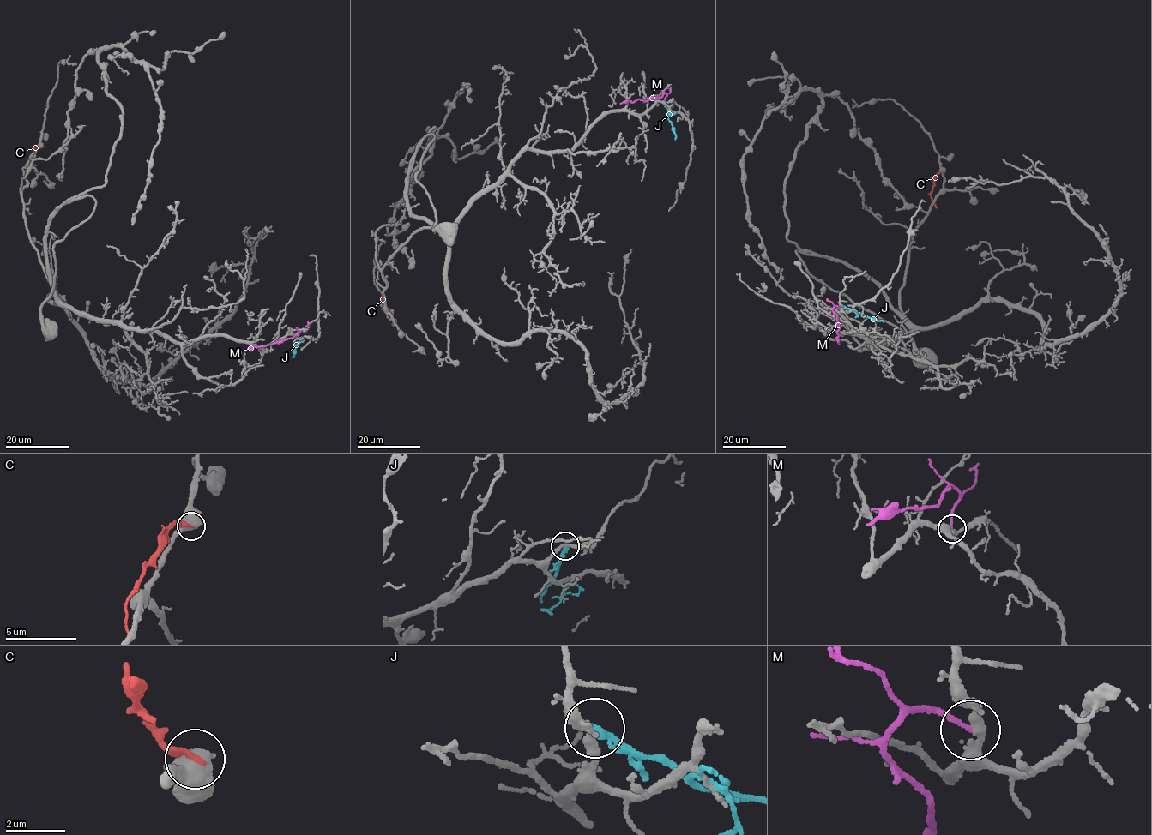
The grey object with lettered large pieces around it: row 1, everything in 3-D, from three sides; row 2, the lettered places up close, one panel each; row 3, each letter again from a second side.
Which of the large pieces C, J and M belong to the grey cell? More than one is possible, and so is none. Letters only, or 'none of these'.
none of these

